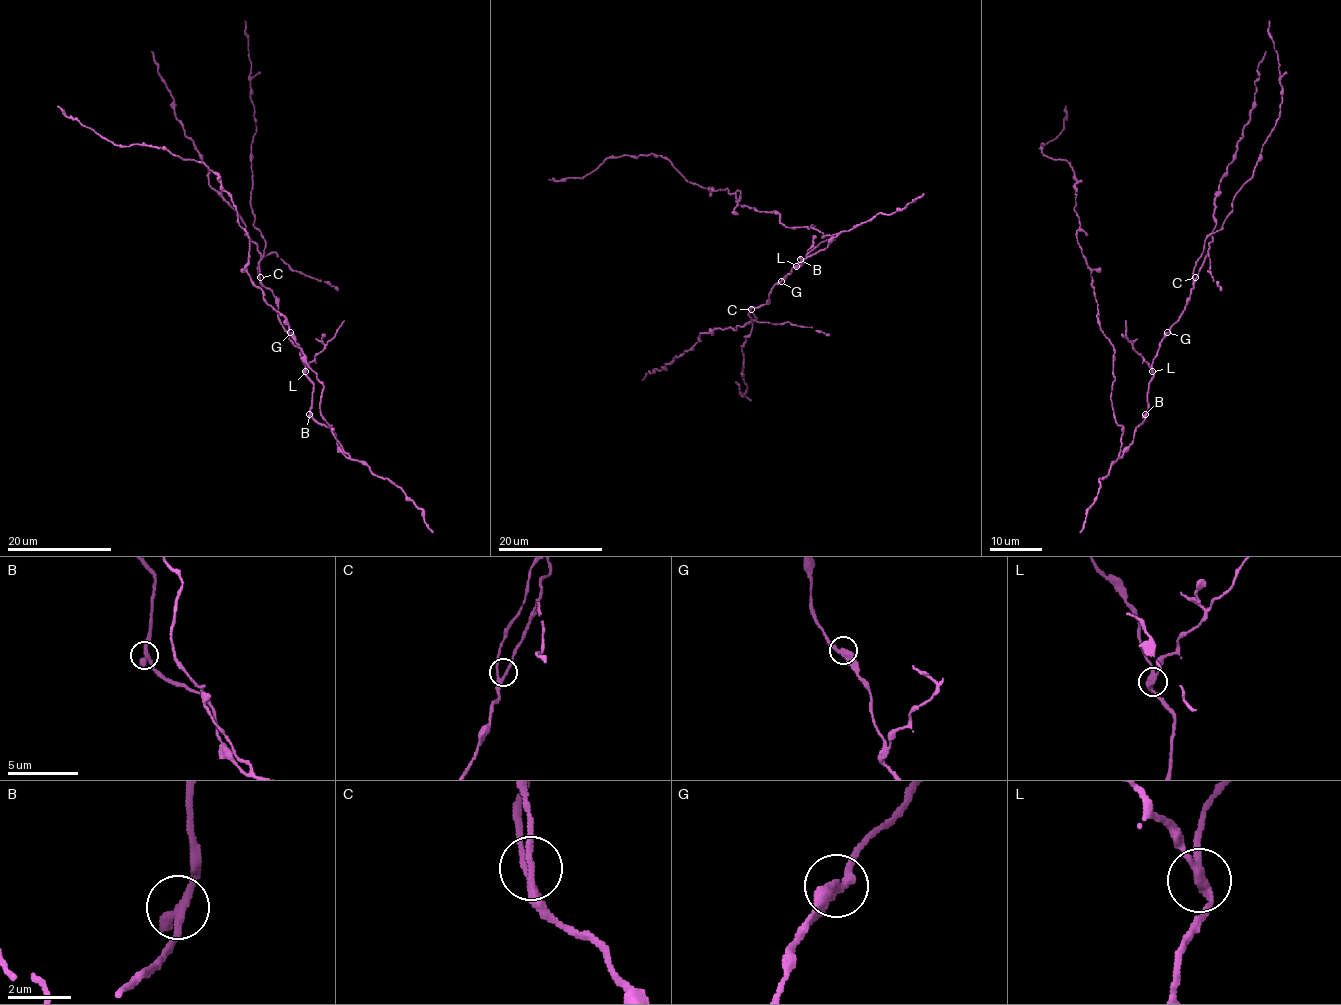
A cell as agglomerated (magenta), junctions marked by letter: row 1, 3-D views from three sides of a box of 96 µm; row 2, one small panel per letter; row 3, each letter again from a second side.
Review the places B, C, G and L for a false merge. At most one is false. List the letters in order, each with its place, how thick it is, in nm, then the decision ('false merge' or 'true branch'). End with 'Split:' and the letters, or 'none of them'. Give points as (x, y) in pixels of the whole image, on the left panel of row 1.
B: (309, 414) | 360 nm | true branch
C: (260, 277) | 200 nm | true branch
G: (290, 332) | 360 nm | true branch
L: (305, 371) | 280 nm | false merge
Split: L

